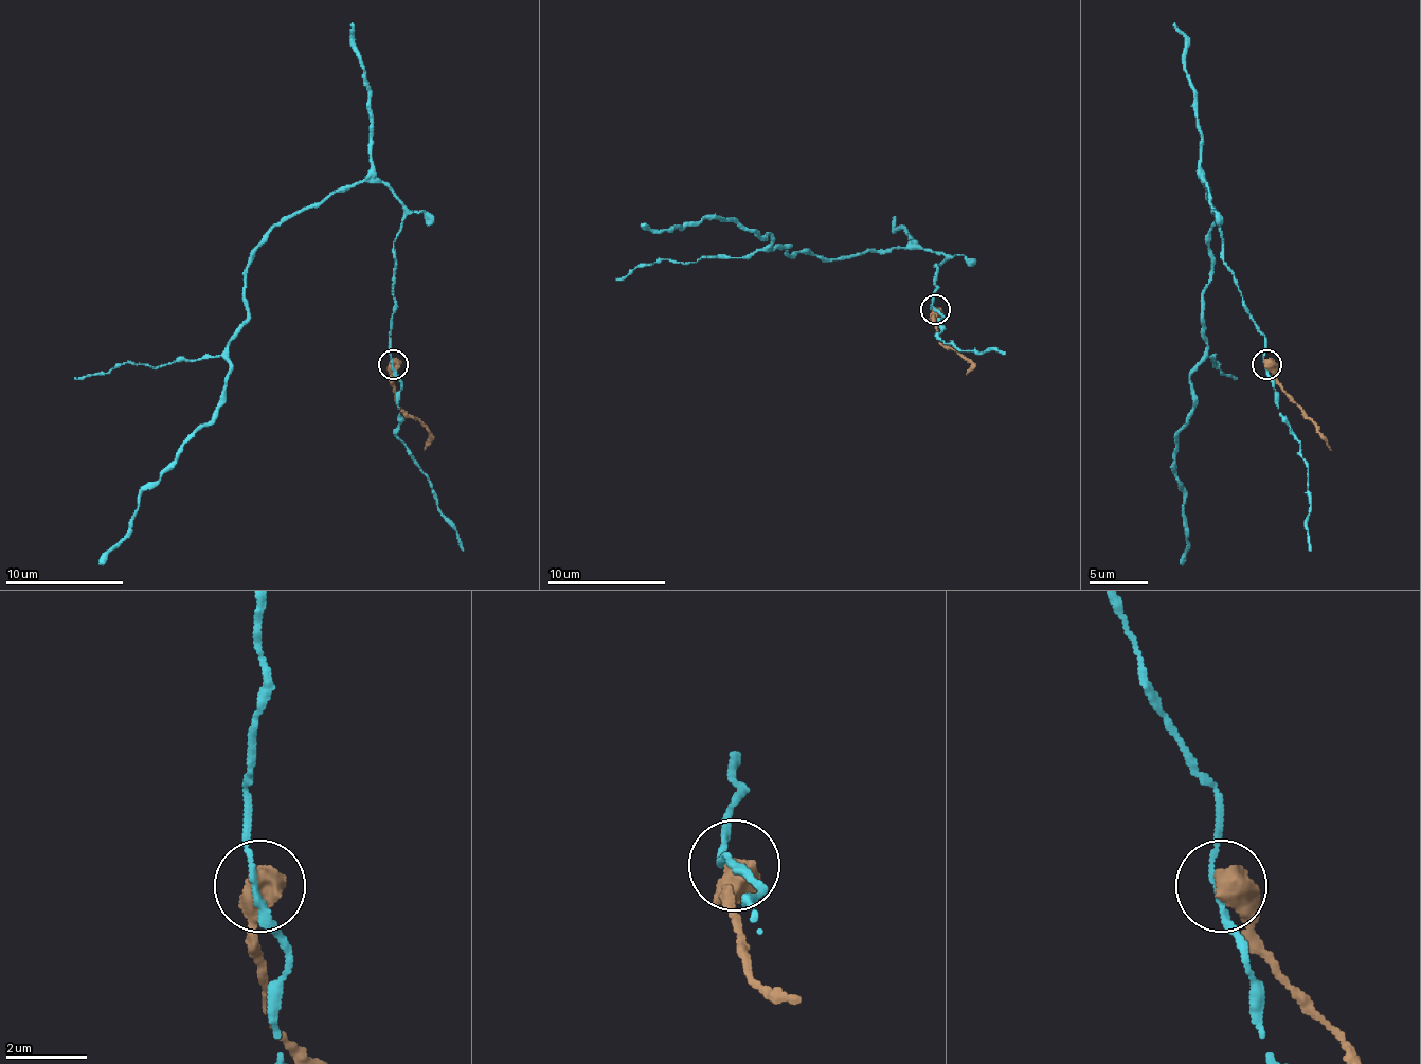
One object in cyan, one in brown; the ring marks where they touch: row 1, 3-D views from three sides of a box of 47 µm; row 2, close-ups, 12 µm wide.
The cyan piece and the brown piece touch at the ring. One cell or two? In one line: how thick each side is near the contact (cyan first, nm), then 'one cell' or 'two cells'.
130 nm thick on the cyan side, 700 nm on the other; two cells

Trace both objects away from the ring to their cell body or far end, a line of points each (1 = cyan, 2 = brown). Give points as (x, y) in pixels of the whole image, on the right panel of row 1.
1: (1265, 363), (1203, 180), (1216, 216), (1206, 357), (1188, 378), (1191, 414), (1173, 452), (1183, 564)
2: (1265, 363), (1330, 449)

